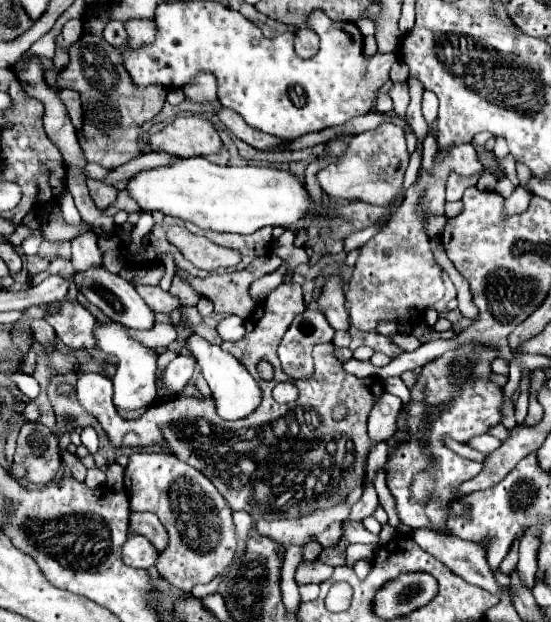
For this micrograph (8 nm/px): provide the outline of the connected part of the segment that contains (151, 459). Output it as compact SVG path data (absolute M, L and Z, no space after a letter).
M134 453L124 475L126 493L130 497L130 509L156 513L170 535L170 543L160 553L156 567L164 579L168 579L182 591L190 591L198 583L210 583L218 573L222 573L230 565L232 555L236 551L232 511L226 499L216 491L216 487L206 477L202 477L202 473L198 473L198 469L178 461L170 453Z

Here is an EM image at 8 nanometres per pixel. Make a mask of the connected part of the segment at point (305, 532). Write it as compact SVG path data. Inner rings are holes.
M342 503L332 509L314 511L300 519L286 519L286 521L258 521L256 531L262 537L270 537L272 541L288 547L288 545L306 545L316 541L316 537L332 523L344 521L350 509Z

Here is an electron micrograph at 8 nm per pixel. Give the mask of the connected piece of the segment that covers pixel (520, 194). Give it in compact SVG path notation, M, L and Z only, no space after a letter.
M516 187L516 191L506 199L504 211L506 211L508 215L512 215L512 213L522 213L522 211L528 209L530 199L532 199L532 195L530 195L524 187Z

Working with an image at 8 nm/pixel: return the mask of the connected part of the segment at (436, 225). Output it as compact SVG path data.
M426 215L424 223L426 223L426 231L428 231L428 235L430 235L432 239L438 239L440 233L442 233L442 229L444 229L446 217L444 217L444 215Z

